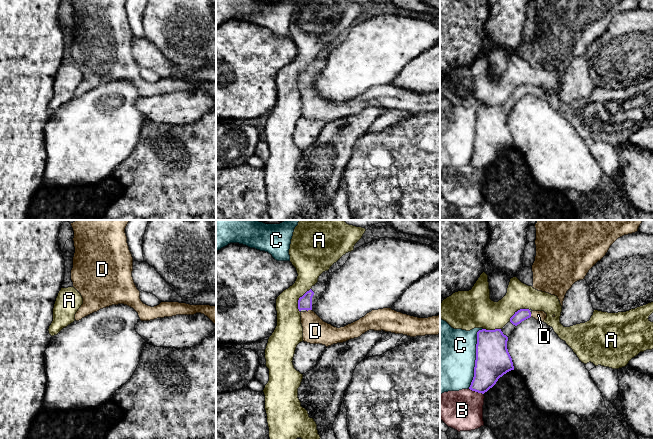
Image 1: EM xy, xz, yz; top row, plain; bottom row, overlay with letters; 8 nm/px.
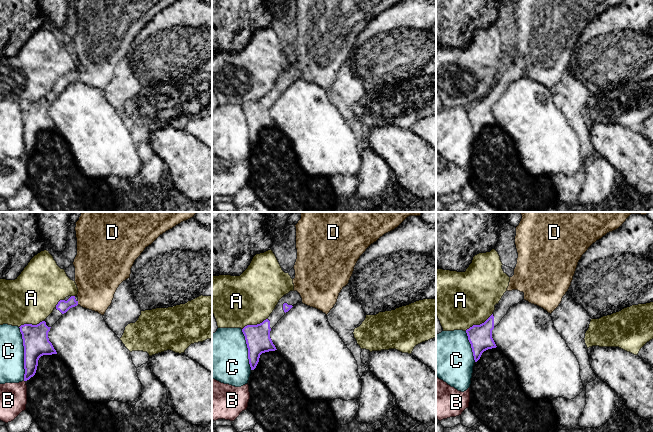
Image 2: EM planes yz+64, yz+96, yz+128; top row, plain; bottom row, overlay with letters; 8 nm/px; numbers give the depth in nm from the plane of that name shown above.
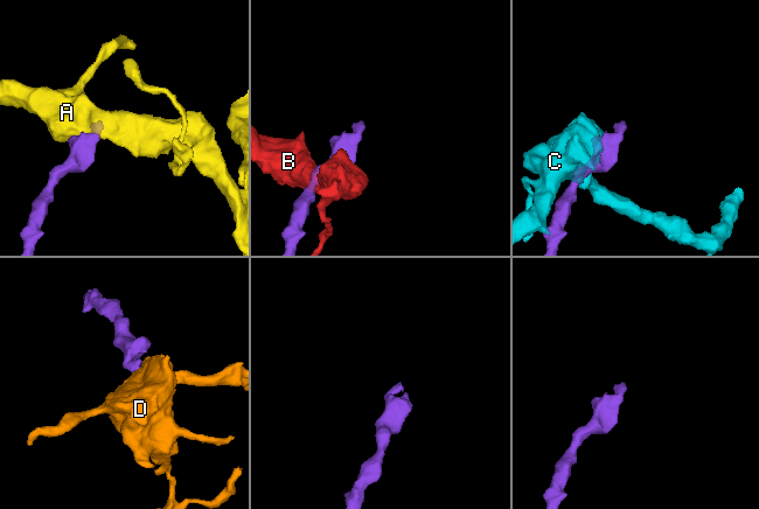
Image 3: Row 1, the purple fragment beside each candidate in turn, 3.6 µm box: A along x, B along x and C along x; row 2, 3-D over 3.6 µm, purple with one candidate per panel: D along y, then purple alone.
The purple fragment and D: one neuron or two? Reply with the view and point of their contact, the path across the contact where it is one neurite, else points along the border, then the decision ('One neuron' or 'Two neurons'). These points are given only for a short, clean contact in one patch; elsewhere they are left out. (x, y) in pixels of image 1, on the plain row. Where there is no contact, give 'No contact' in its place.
Touches purple at xz (309, 85). Path across: xz (305, 78), (309, 85), (309, 95), (315, 107). One neuron

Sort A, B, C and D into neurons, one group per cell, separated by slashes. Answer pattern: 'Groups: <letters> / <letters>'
Groups: A / B / C / D

